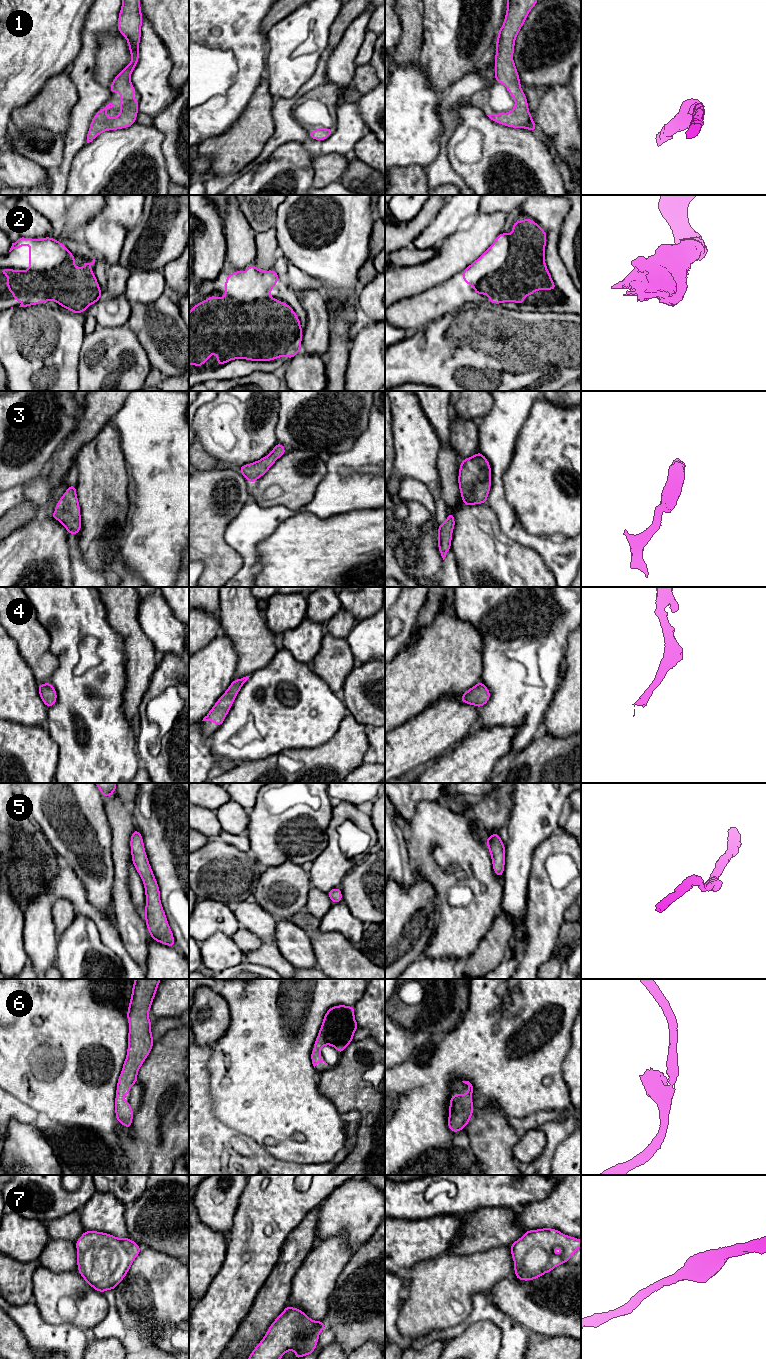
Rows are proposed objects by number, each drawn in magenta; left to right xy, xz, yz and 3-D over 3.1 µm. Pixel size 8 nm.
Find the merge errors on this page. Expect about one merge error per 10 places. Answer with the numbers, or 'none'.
none

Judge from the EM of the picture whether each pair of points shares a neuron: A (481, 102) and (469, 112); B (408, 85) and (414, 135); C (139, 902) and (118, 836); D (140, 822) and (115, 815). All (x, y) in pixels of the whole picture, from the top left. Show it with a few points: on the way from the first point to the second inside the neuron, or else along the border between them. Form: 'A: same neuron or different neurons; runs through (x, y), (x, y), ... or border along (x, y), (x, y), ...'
A: different neurons; border along (472, 102), (486, 115)
B: same neuron; runs through (408, 97), (408, 123)
C: different neurons; border along (131, 860), (128, 866), (129, 893)
D: different neurons; border along (131, 807), (133, 822), (136, 826)

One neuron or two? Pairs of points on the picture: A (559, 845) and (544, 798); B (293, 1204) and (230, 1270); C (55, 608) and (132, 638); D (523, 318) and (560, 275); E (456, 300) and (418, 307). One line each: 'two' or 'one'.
A: two
B: one
C: two
D: two
E: one

